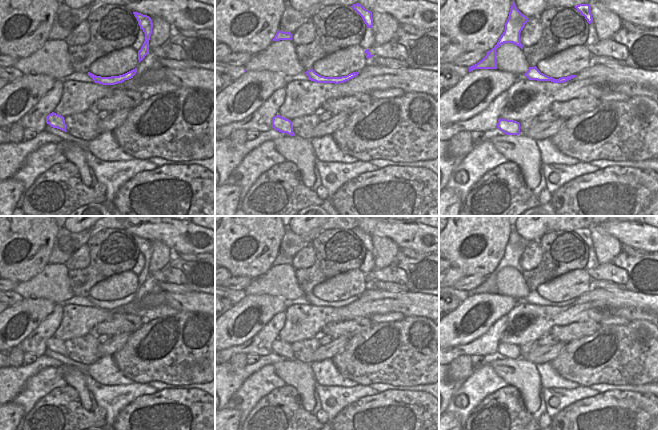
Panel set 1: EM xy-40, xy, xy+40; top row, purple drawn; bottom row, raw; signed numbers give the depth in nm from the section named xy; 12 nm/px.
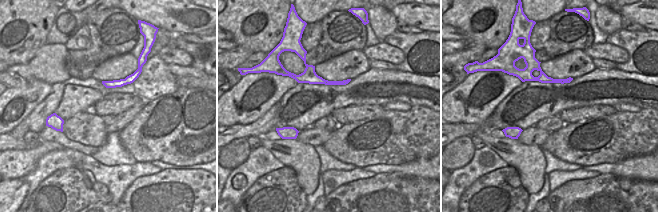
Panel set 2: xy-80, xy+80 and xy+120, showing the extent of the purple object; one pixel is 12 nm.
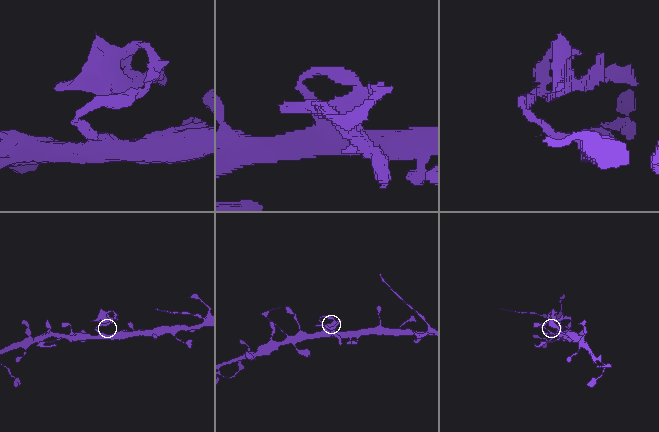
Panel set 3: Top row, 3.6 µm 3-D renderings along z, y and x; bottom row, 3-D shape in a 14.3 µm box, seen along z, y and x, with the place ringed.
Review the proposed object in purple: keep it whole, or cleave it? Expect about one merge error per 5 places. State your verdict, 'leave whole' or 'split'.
leave whole

